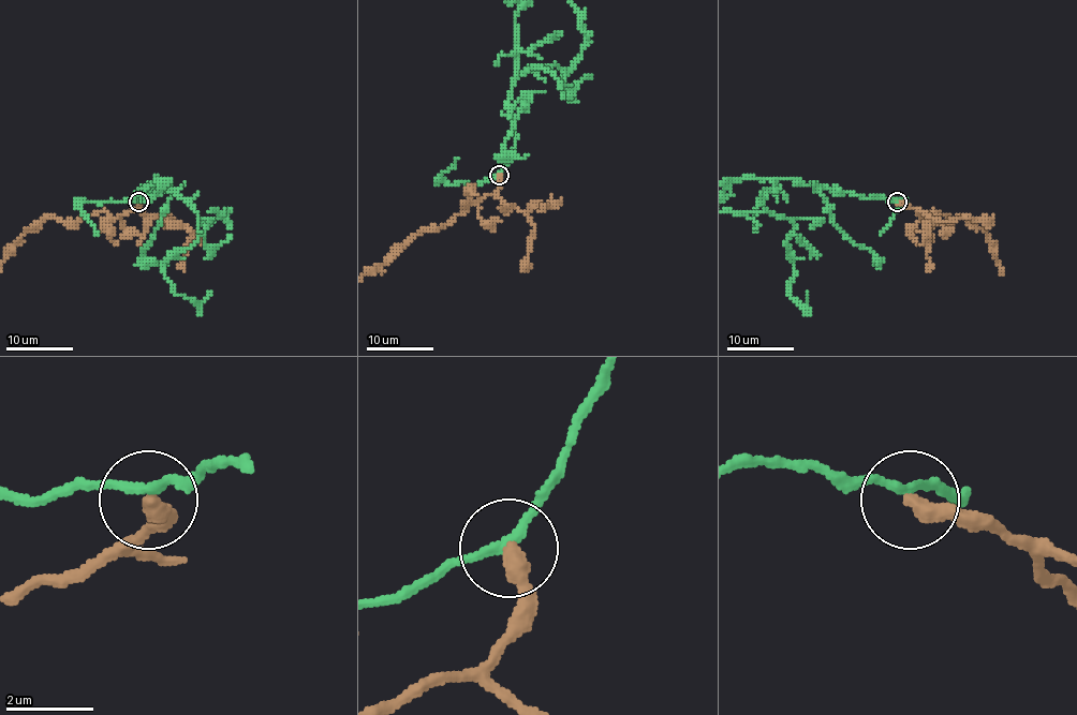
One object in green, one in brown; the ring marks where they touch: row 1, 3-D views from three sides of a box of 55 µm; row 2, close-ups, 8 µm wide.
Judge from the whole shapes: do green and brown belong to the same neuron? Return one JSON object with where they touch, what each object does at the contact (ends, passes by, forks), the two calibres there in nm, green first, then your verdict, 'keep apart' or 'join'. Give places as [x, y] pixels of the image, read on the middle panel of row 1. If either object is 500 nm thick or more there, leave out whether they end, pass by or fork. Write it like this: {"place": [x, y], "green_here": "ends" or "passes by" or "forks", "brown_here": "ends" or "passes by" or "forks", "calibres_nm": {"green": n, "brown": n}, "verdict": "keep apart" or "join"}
{"place": [499, 175], "green_here": "passes by", "brown_here": "ends", "calibres_nm": {"green": 200, "brown": 400}, "verdict": "keep apart"}

